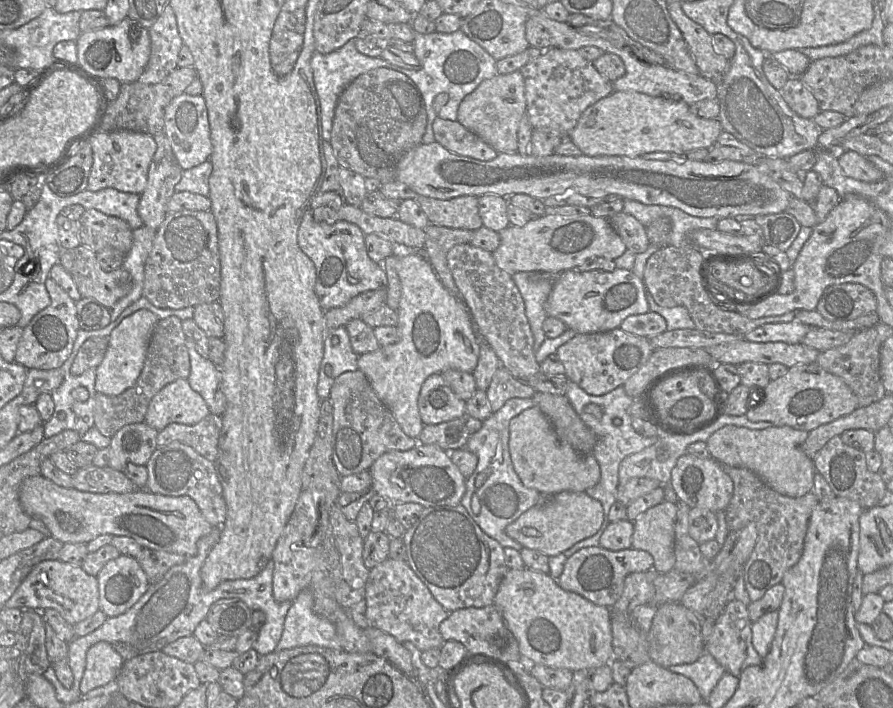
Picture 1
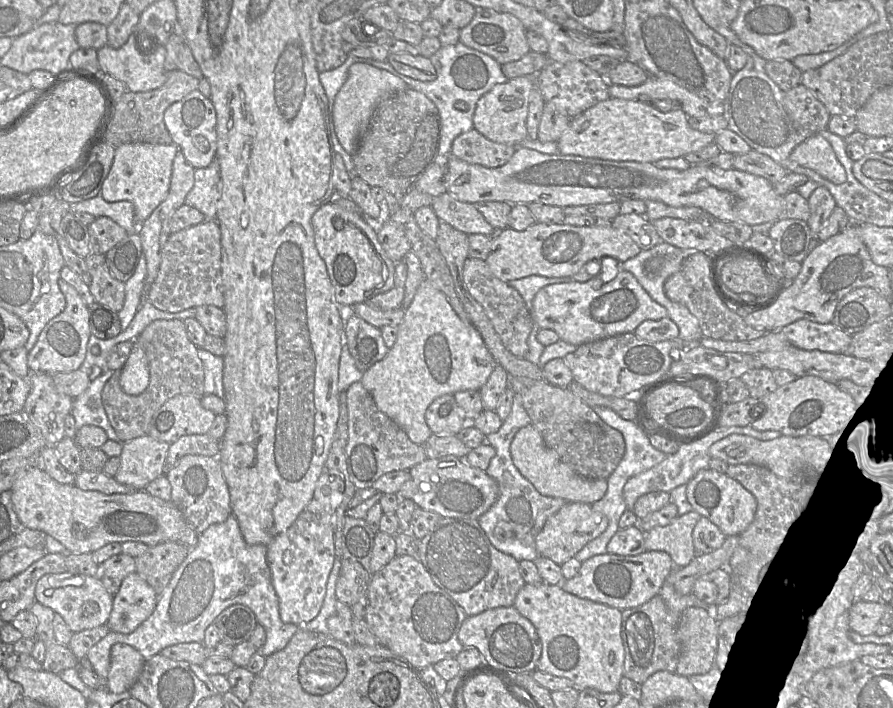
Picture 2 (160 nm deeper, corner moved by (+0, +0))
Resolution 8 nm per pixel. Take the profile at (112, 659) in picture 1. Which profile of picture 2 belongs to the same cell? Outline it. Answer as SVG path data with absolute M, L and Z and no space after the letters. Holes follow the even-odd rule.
M121 643L113 645L110 652L110 668L106 677L107 691L128 692L138 679L145 661L133 647Z

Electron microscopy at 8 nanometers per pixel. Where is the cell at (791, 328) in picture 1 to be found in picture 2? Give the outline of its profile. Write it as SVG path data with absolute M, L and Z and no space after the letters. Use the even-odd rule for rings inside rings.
M800 319L782 327L781 332L791 345L805 350L846 353L852 335L832 323L818 323Z

